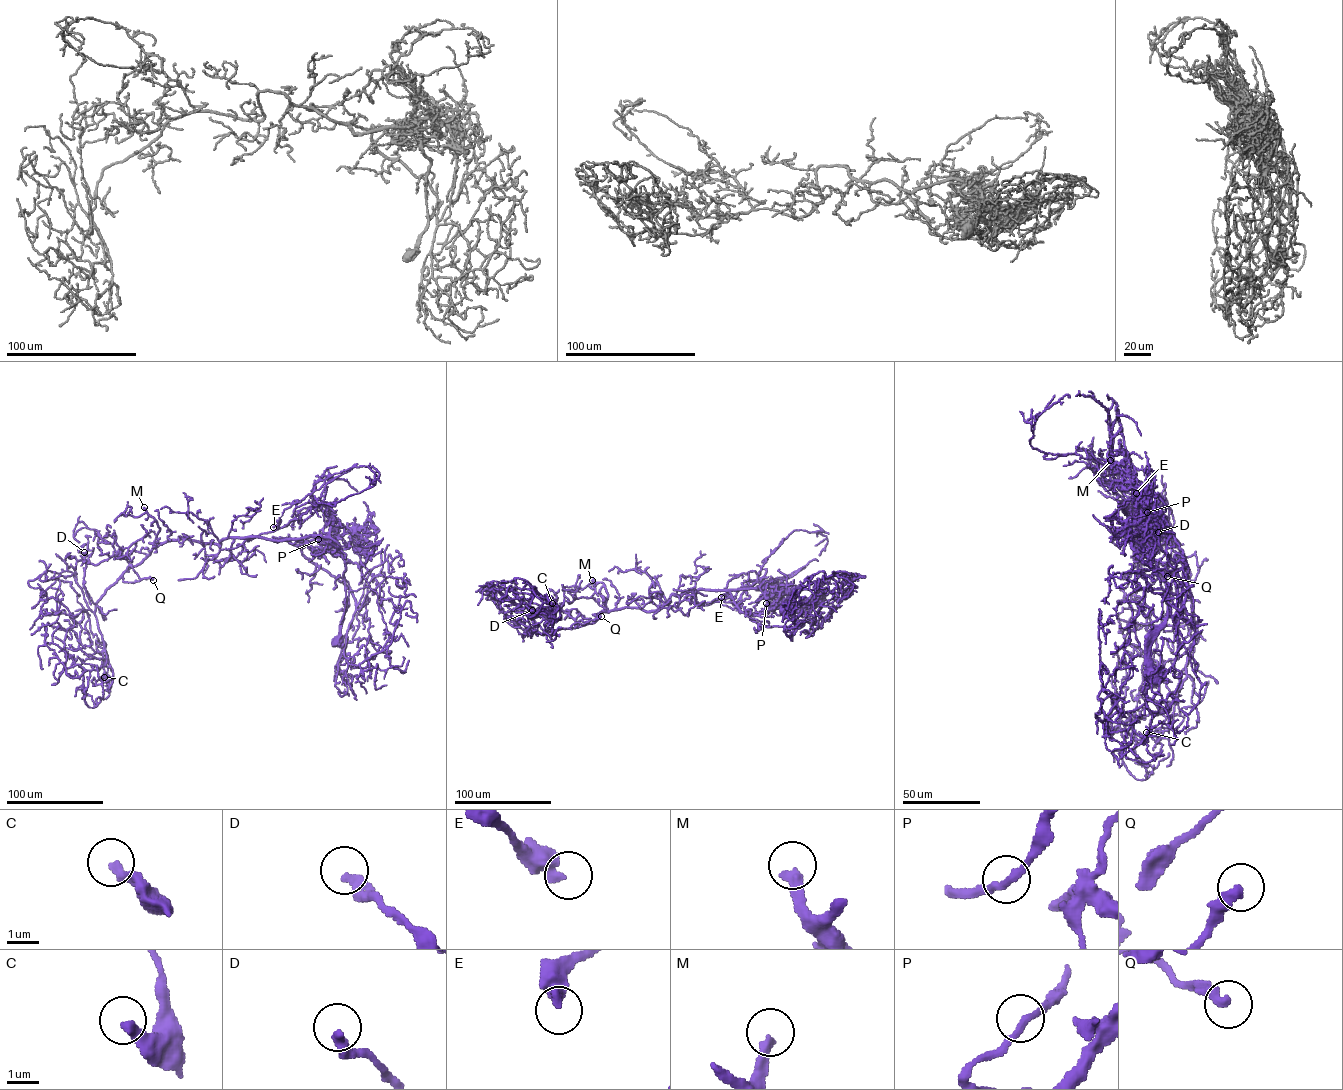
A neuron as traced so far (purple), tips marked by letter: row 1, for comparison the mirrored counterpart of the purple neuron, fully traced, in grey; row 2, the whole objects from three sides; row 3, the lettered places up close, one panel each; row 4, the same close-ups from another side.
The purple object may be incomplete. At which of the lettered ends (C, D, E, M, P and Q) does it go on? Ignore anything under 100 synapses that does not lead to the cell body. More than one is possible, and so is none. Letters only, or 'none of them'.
M

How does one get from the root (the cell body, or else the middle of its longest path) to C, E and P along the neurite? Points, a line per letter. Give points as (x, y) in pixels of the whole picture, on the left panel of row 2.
C: (340, 641), (345, 563), (331, 538), (179, 539), (154, 547), (96, 603), (104, 677)
E: (340, 641), (345, 563), (341, 547), (330, 537), (329, 517), (316, 510), (303, 520), (273, 527)
P: (340, 641), (339, 625), (346, 605), (345, 563), (341, 547), (329, 532), (320, 529), (318, 539)

